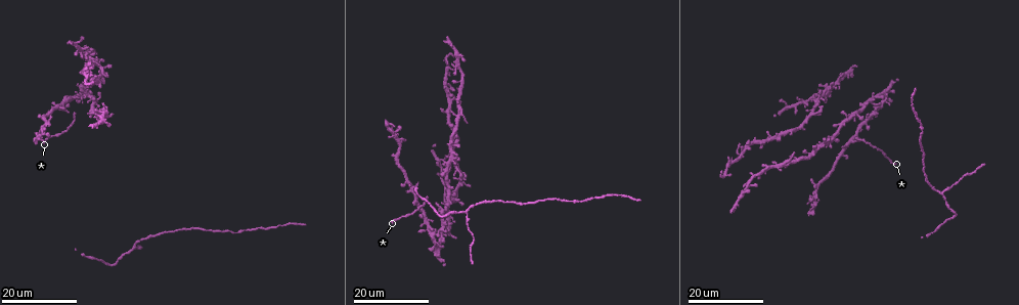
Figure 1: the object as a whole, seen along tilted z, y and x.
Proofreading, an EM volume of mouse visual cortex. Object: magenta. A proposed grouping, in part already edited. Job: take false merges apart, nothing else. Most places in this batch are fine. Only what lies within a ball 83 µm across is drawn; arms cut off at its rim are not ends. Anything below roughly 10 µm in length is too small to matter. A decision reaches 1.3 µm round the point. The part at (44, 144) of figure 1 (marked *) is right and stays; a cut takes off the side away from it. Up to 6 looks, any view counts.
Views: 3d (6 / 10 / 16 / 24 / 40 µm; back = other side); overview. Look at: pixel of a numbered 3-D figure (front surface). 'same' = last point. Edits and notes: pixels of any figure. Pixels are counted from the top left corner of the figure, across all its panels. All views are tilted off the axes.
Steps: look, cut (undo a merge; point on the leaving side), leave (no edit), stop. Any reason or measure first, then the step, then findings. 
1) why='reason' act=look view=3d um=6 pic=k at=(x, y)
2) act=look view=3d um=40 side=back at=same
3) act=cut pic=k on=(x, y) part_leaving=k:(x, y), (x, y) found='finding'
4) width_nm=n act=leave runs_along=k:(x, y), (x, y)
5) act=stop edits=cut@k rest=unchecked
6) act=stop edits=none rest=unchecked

why='thick turns thin' act=look view=3d um=24 pic=1 at=(434, 234)

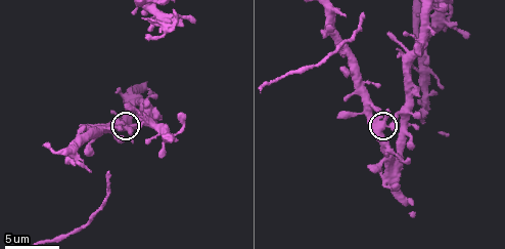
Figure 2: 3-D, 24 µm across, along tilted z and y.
act=look view=3d um=6 pic=2 at=(380, 122)

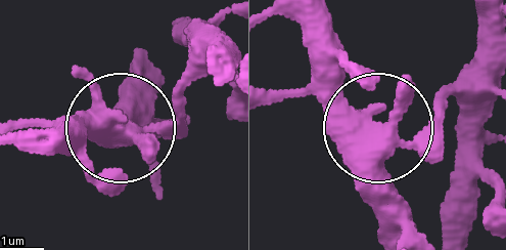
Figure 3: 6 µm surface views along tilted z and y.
width_nm=450 act=leave runs_along=3:(294, 22), (377, 124), (422, 131), (445, 95), (486, 88) found='continuous, no second cell'

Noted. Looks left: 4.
why='four or more arms meet' act=look view=3d um=24 pic=1 at=(449, 183)

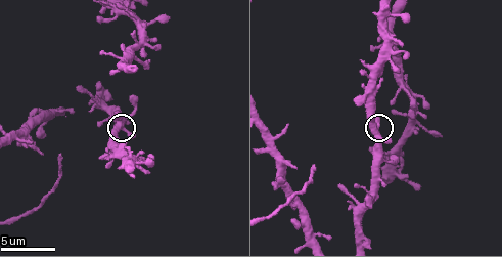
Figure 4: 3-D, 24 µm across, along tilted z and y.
act=look view=3d um=6 pic=4 at=(117, 127)

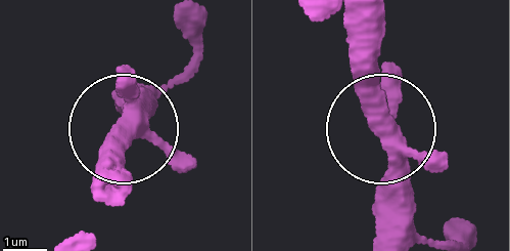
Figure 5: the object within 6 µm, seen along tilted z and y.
side_arm_um=47 arms=4 act=leave found='one cell here'

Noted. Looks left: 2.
why='four-way junction' act=look view=3d um=16 pic=4 at=(132, 47)

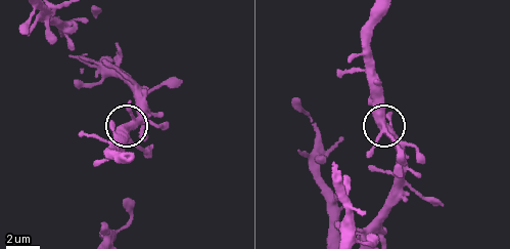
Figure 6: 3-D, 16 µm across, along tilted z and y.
side_arm_um=32 act=leave found='all the same cell'

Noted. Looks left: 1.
act=stop edits=none rest=unchecked

